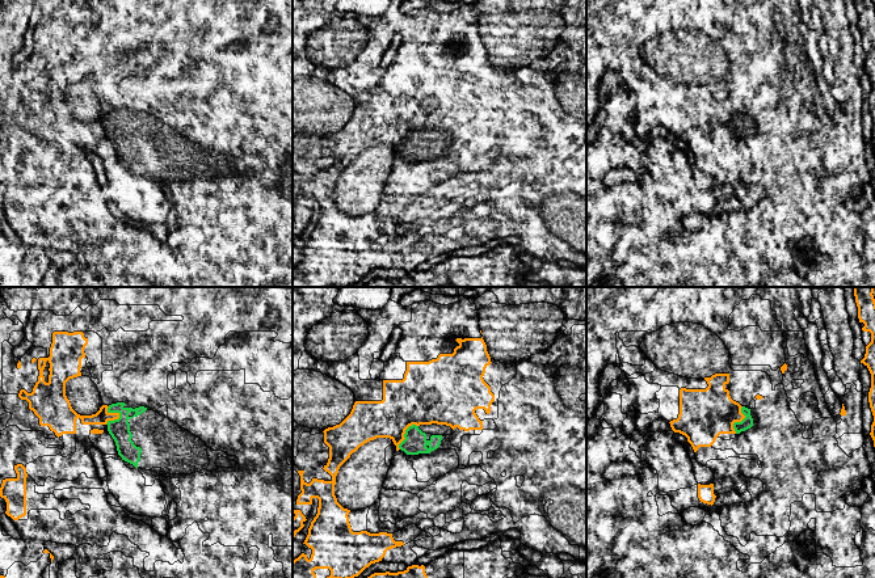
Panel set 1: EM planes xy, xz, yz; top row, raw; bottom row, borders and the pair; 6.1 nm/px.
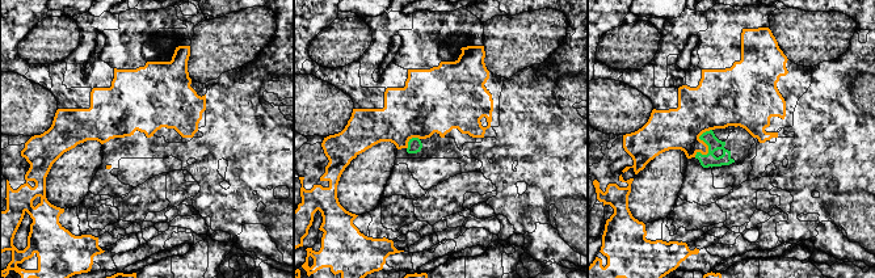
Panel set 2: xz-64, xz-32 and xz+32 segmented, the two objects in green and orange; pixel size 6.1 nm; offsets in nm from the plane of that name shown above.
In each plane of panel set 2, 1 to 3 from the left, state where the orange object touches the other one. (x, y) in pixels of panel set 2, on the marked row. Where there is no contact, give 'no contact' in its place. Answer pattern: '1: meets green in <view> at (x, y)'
1: no contact
2: meets green in xz-32 at (409, 140)
3: meets green in xz+32 at (707, 144)

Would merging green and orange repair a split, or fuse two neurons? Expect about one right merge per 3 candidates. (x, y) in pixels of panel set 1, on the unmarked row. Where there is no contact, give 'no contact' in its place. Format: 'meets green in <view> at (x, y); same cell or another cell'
meets green in xy at (114, 126); same cell

